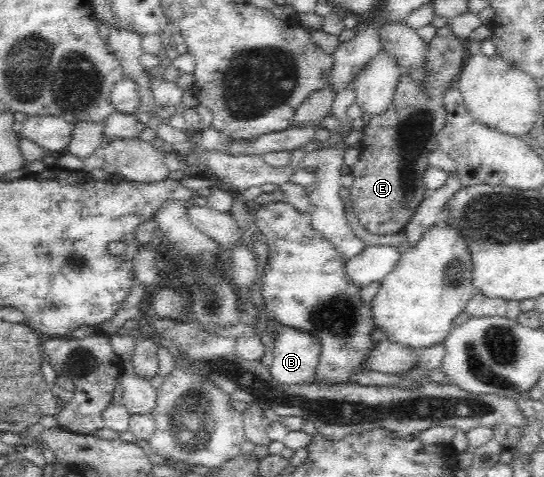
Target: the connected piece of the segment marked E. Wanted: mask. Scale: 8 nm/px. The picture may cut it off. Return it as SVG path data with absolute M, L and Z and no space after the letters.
M450 20L443 27L435 29L433 39L425 44L422 56L423 75L420 80L409 72L403 72L393 99L389 107L377 115L371 115L367 123L361 129L363 133L363 145L361 145L361 160L353 164L349 170L353 177L353 184L349 188L349 207L359 220L359 225L371 234L395 234L405 230L415 209L425 199L422 194L424 181L420 177L420 169L427 165L427 153L438 146L438 136L447 122L447 110L445 97L449 89L456 84L457 77L461 74L464 62L468 59L468 39L457 35L453 31Z

